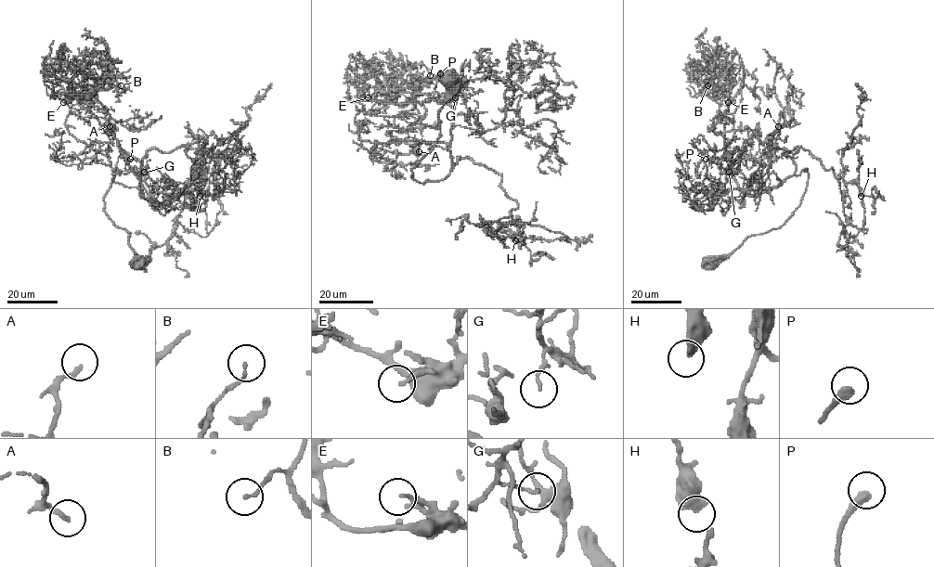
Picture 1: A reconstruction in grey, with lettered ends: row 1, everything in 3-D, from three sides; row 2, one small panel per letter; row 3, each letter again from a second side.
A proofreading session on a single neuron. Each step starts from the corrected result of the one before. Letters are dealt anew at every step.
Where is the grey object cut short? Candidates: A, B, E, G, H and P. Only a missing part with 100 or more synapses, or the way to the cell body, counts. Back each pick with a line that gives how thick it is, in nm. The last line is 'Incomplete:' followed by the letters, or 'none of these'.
A: Thickness 180 nm
P: Thickness 360 nm
Incomplete: A, P

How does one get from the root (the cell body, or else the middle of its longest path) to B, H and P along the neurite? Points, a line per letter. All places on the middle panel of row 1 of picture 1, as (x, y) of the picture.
B: (448, 77), (440, 136), (411, 170), (420, 183), (450, 172), (453, 109), (394, 88), (417, 91), (430, 75)
H: (448, 77), (440, 136), (412, 177), (443, 180), (458, 156), (493, 169), (518, 205), (511, 212), (515, 240)
P: (448, 77), (440, 136), (411, 170), (420, 183), (443, 180), (450, 169), (453, 109), (434, 96), (440, 73)

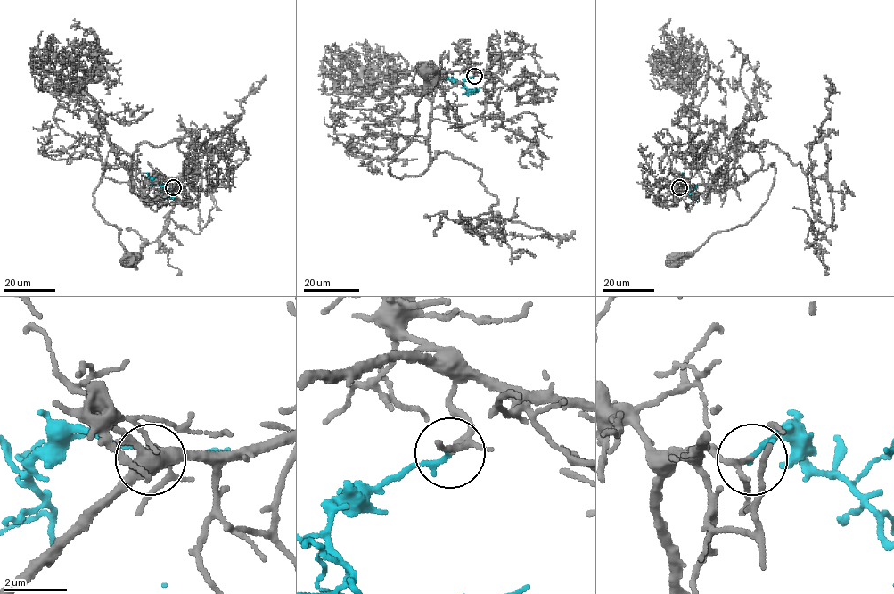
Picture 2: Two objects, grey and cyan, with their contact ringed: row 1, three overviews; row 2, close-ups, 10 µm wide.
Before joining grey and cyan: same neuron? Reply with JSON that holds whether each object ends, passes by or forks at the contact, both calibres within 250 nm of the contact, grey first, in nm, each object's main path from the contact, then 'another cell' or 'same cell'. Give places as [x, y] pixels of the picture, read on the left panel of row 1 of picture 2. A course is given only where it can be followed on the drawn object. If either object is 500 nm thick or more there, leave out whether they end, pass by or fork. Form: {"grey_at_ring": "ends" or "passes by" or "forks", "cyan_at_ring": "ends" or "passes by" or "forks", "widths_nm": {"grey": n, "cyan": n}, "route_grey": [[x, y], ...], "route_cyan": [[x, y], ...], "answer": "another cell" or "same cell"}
{"grey_at_ring": "forks", "cyan_at_ring": "ends", "widths_nm": {"grey": 90, "cyan": 180}, "route_grey": [[173, 187], [144, 205], [136, 186], [130, 188], [126, 165], [105, 165], [94, 205], [120, 230], [128, 259]], "route_cyan": [[173, 187], [166, 185], [163, 188], [169, 195], [179, 186]], "answer": "same cell"}

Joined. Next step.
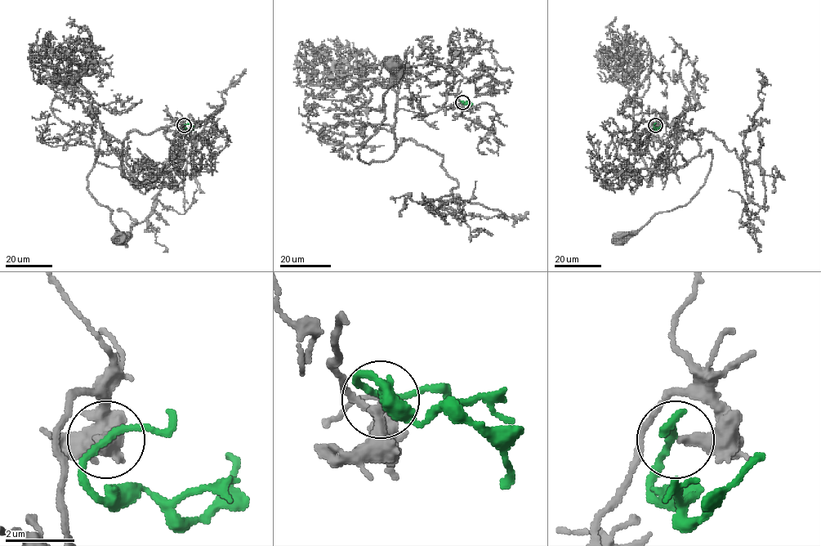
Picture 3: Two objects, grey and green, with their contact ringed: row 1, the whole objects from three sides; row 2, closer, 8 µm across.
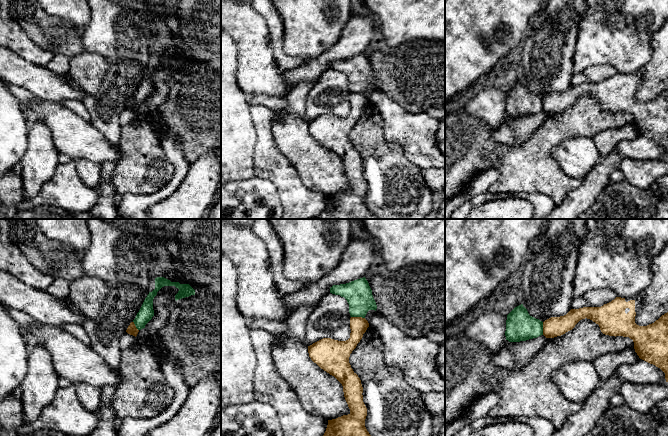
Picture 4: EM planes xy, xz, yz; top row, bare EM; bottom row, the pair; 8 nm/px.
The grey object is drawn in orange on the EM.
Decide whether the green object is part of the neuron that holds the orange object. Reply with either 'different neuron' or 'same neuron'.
different neuron

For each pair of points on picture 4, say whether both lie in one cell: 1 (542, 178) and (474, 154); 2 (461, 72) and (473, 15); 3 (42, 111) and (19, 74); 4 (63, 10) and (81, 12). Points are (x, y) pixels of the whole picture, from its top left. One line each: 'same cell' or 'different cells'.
1: different cells
2: same cell
3: different cells
4: same cell

